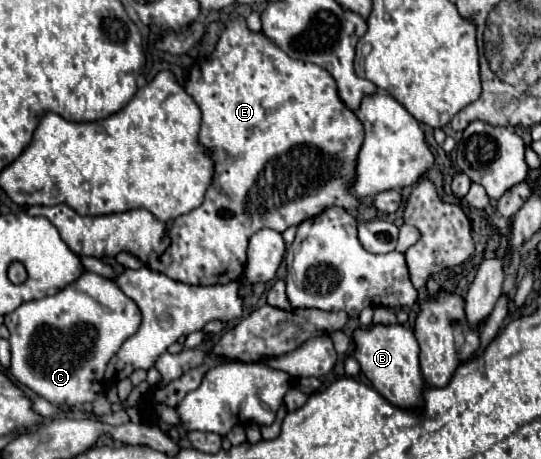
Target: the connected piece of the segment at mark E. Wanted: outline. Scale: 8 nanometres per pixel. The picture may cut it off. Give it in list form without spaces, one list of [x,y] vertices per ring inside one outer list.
[[[238,17],[236,21],[228,21],[222,35],[220,35],[220,41],[214,49],[214,53],[210,57],[204,57],[204,59],[198,59],[192,69],[190,69],[190,75],[184,83],[184,89],[186,93],[196,101],[196,105],[200,107],[202,111],[202,129],[200,129],[200,135],[198,135],[198,143],[206,149],[206,153],[210,153],[212,161],[214,161],[214,177],[212,177],[212,183],[206,191],[206,197],[202,201],[200,207],[192,209],[190,213],[186,215],[180,215],[178,219],[174,219],[172,227],[168,227],[164,221],[158,221],[150,211],[146,209],[132,209],[132,211],[124,211],[124,213],[114,213],[114,215],[102,215],[102,217],[80,217],[74,209],[70,209],[68,205],[54,205],[54,207],[28,207],[28,213],[30,215],[42,215],[46,219],[50,219],[50,223],[60,231],[60,237],[64,239],[64,243],[80,257],[84,255],[92,255],[92,257],[116,257],[118,253],[126,251],[134,257],[138,257],[148,269],[156,271],[156,273],[162,273],[170,279],[176,279],[176,281],[182,281],[182,283],[190,283],[190,285],[216,285],[216,283],[230,283],[230,281],[238,281],[244,273],[244,265],[246,265],[246,245],[248,245],[248,239],[252,233],[256,233],[258,229],[262,227],[270,227],[274,231],[286,231],[290,225],[298,225],[302,223],[304,219],[308,217],[314,217],[318,213],[322,213],[326,207],[332,207],[332,205],[338,205],[338,207],[344,207],[348,211],[356,209],[358,207],[358,199],[352,197],[348,193],[348,183],[354,181],[354,167],[356,167],[356,155],[362,147],[362,139],[364,139],[364,129],[362,129],[362,123],[358,121],[358,117],[340,101],[338,97],[338,89],[336,89],[336,81],[330,77],[330,73],[314,63],[306,63],[306,61],[294,61],[290,59],[282,49],[278,49],[268,37],[260,35],[260,33],[252,33],[248,31],[246,27],[246,21],[242,17]]]

